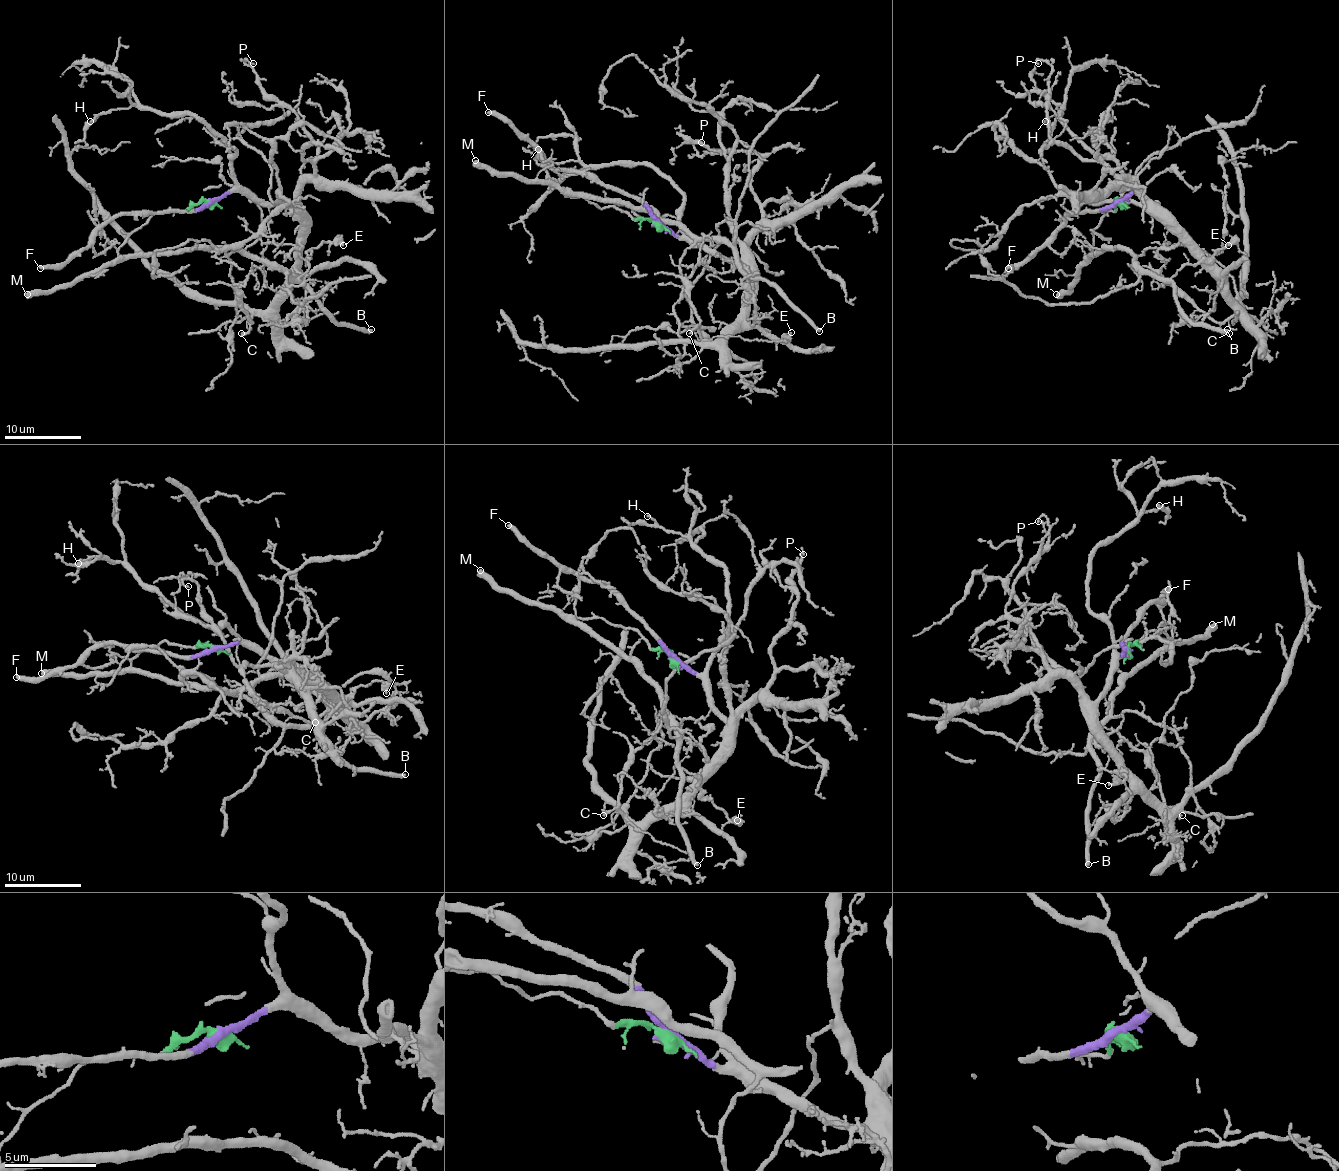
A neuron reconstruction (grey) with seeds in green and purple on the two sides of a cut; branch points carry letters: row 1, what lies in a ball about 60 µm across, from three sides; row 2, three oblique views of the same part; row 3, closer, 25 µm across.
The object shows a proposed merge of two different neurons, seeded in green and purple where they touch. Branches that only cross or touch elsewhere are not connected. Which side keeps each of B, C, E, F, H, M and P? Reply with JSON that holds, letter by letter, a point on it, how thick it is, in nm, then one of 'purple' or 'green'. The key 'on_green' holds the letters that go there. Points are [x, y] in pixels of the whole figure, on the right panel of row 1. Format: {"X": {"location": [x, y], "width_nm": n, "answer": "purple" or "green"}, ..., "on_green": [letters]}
{"B": {"location": [1227, 329], "width_nm": 360, "answer": "green"}, "C": {"location": [1229, 333], "width_nm": 110, "answer": "purple"}, "E": {"location": [1228, 245], "width_nm": 170, "answer": "green"}, "F": {"location": [1008, 268], "width_nm": 380, "answer": "purple"}, "H": {"location": [1045, 121], "width_nm": 140, "answer": "purple"}, "M": {"location": [1056, 294], "width_nm": 550, "answer": "green"}, "P": {"location": [1038, 63], "width_nm": 120, "answer": "purple"}, "on_green": ["B", "E", "M"]}

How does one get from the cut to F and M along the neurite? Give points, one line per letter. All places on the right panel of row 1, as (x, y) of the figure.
F: (1119, 201), (1094, 210), (1069, 212), (1067, 220), (1042, 247), (1023, 262), (1008, 268)
M: (1119, 201), (1113, 210), (1102, 212), (1102, 222), (1092, 231), (1092, 256), (1071, 285), (1056, 295)

